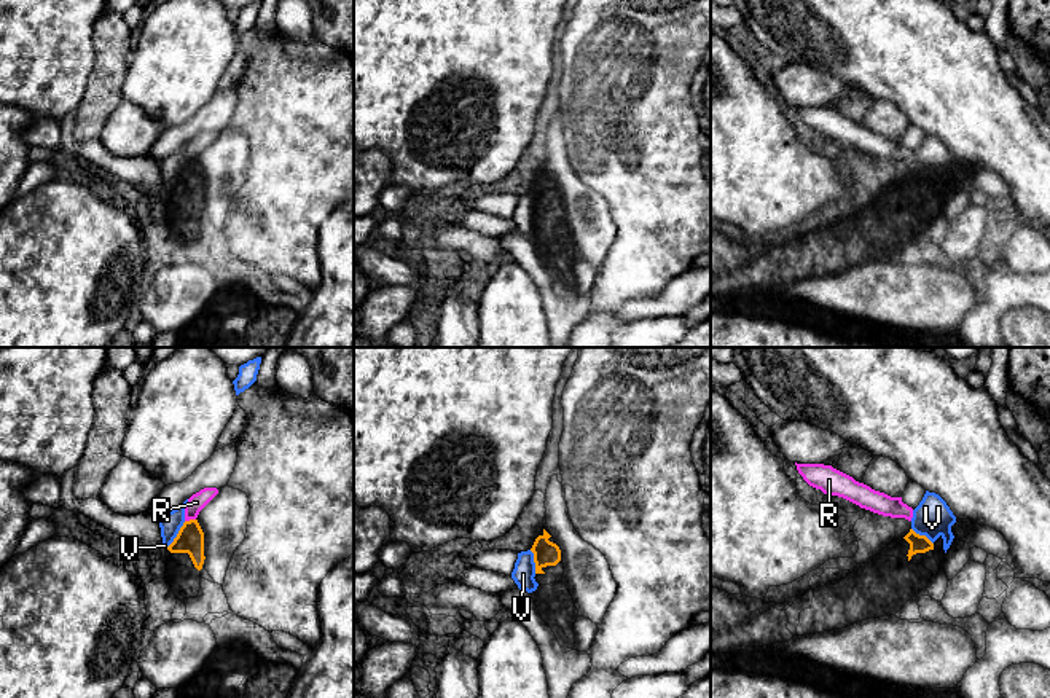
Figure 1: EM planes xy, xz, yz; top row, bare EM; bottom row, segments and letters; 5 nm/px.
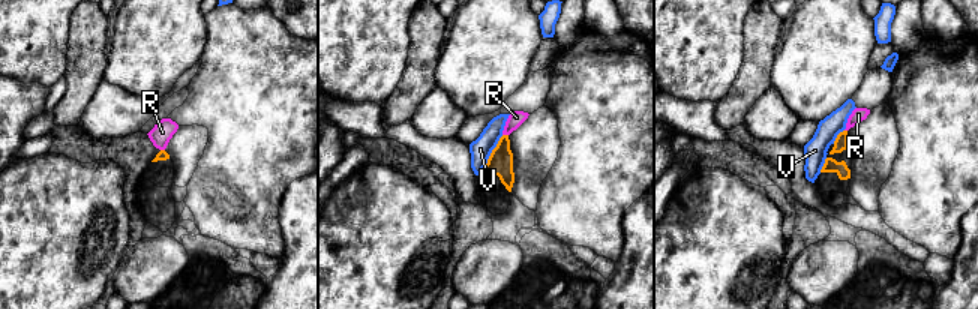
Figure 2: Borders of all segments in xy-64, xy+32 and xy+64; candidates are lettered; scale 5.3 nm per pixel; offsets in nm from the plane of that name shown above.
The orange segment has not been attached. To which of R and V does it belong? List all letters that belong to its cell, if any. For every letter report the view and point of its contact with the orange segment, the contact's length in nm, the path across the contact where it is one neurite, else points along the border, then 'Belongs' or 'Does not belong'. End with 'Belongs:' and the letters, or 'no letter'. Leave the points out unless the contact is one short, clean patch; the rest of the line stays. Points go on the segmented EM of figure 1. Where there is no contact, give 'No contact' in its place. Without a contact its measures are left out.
R: Touches orange at xy (190, 520). Shared border 60 nm. Boundary: xy (195, 518), (185, 521). Does not belong
V: Touches orange at xy (177, 534). Shared border 170 nm. Boundary: xy (185, 521), (166, 547). Does not belong
Belongs: no letter

